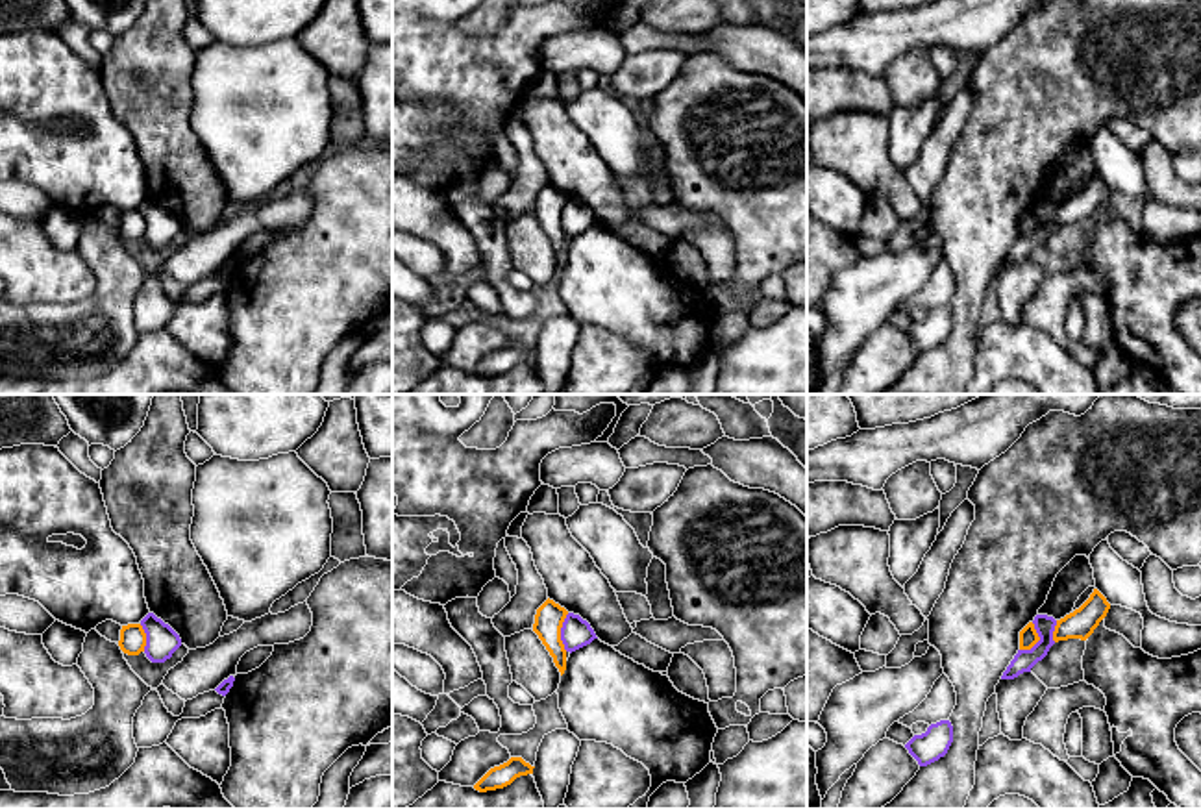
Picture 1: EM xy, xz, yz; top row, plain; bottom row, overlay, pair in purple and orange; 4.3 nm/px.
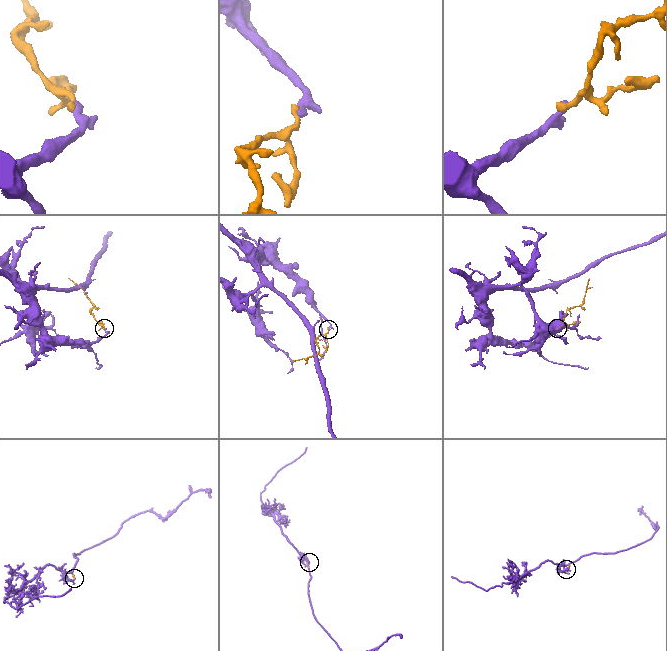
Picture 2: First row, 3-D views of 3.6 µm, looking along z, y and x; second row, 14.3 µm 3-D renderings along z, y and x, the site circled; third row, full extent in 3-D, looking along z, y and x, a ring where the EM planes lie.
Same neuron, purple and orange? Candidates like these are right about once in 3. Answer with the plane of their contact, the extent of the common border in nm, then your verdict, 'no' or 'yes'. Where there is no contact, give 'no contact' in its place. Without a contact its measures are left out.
xz | 170 nm | no

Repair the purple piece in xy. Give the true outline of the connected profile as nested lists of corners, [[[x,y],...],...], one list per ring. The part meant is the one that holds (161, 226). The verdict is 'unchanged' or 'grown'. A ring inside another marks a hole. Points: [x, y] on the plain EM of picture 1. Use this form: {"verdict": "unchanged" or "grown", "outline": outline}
{"verdict": "unchanged", "outline": [[[148,198],[141,211],[146,218],[144,239],[152,248],[165,248],[181,231],[180,220],[154,198]]]}

